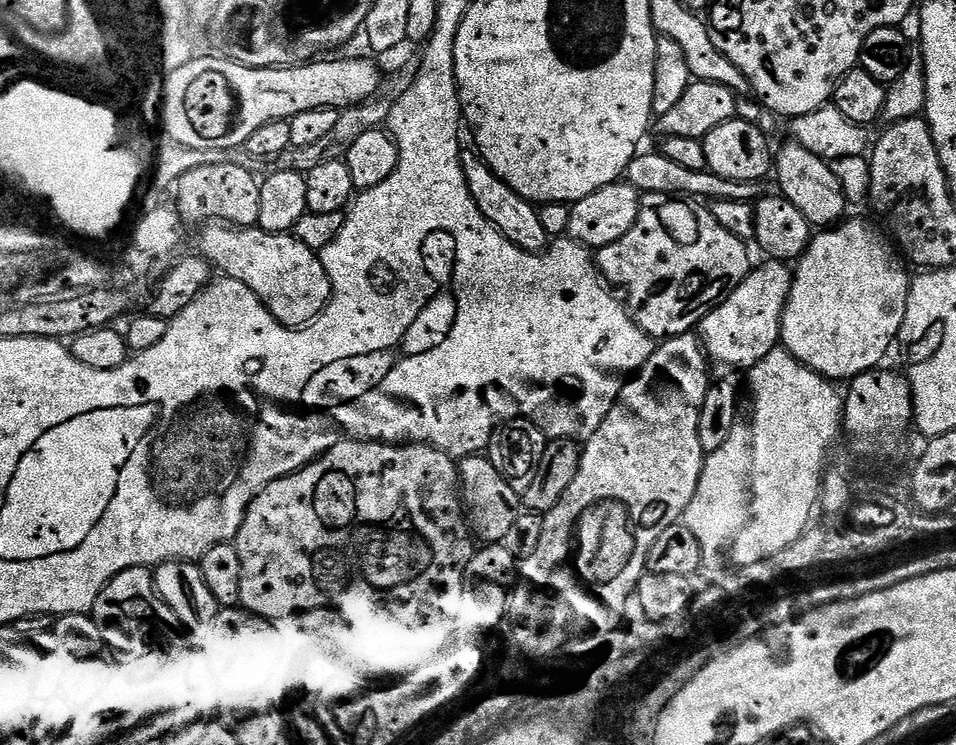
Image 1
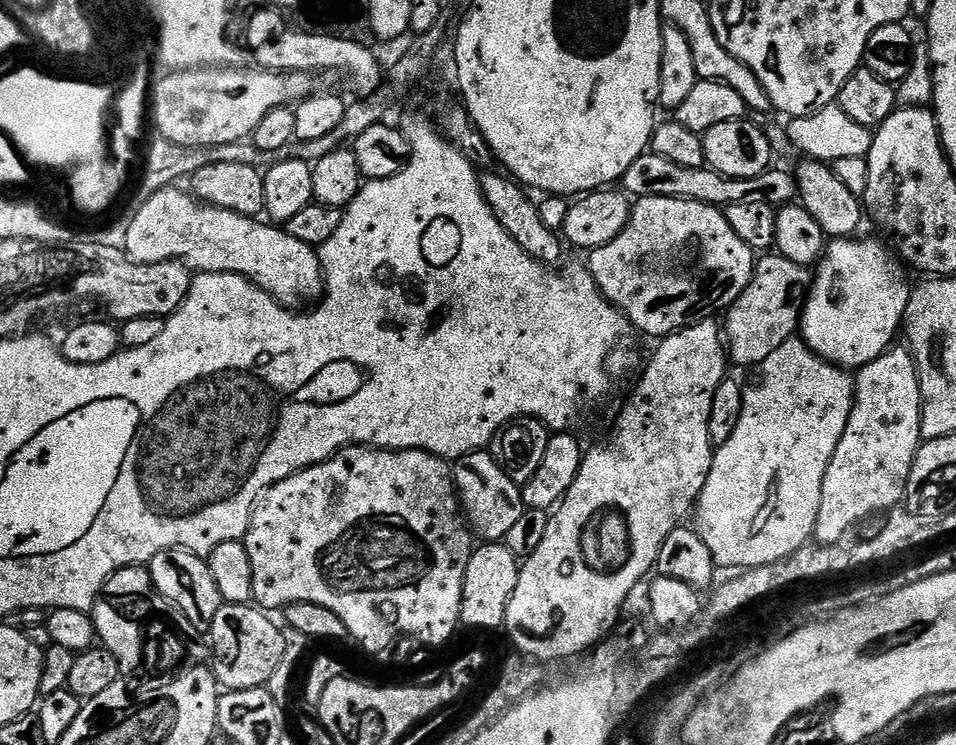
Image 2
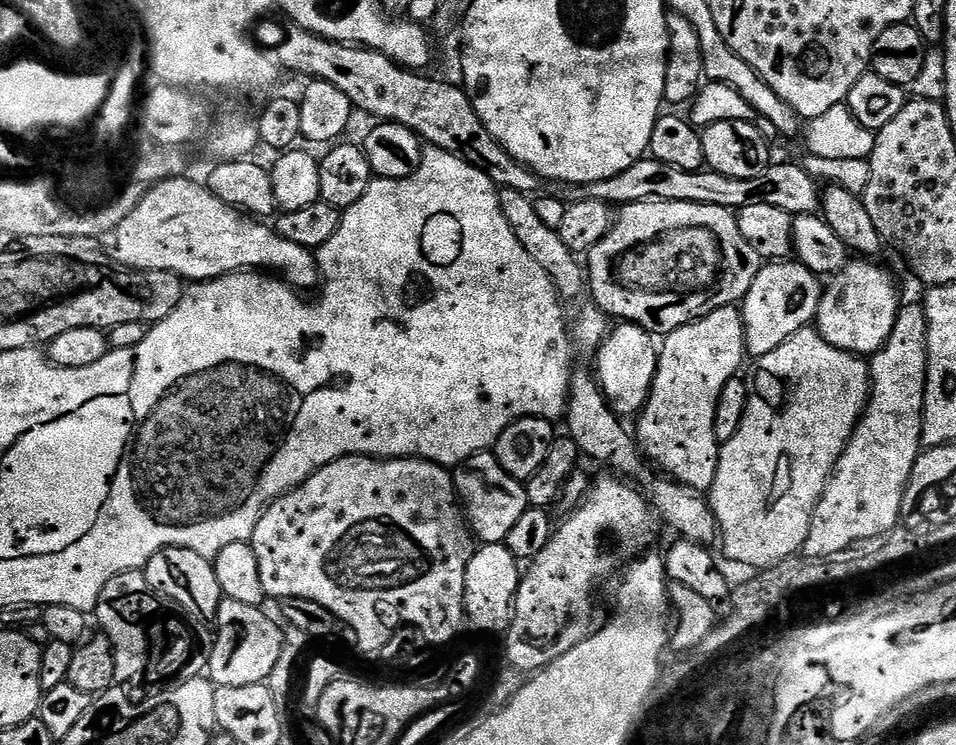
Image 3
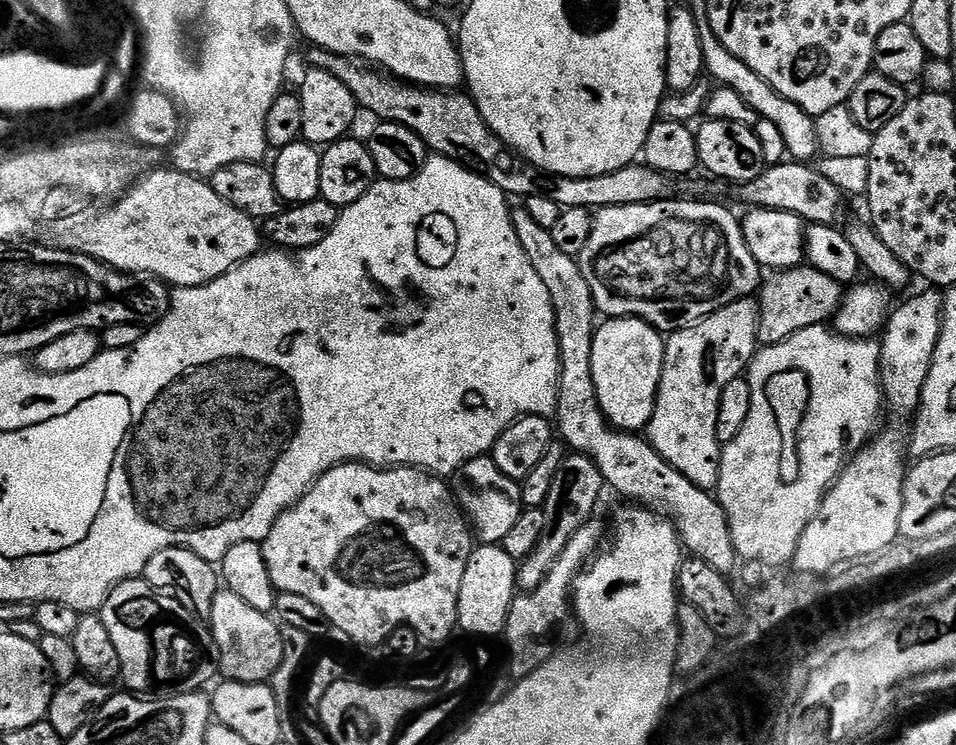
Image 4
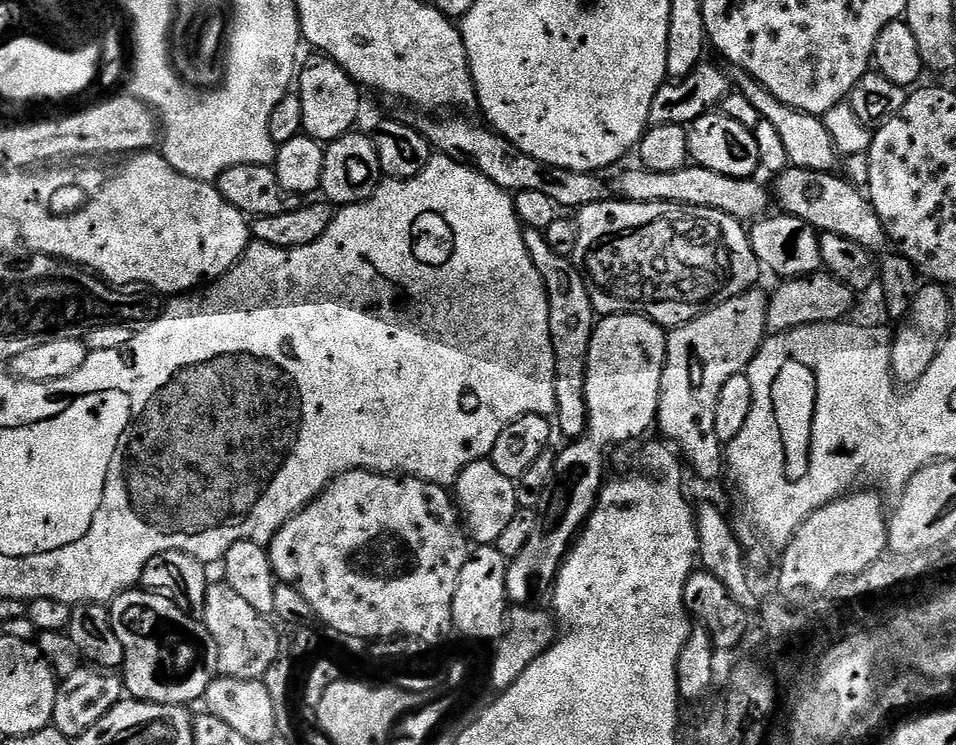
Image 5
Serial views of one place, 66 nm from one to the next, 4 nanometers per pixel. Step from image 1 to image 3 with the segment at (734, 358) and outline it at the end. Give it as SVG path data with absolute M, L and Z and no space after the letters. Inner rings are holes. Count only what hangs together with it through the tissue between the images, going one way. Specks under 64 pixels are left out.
M795 258L773 260L761 266L740 308L747 355L759 358L770 354L770 350L778 350L786 338L809 327L818 314L824 290L821 277Z

